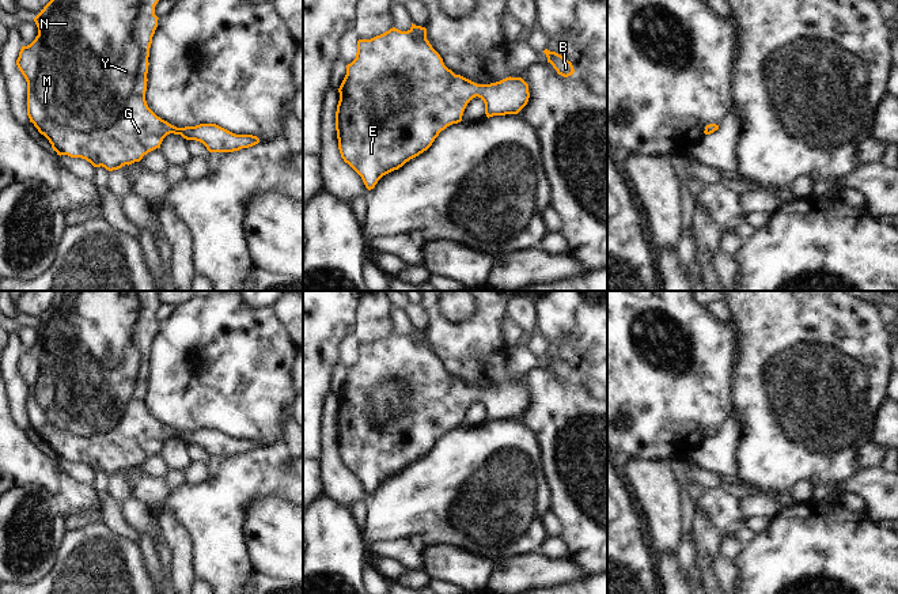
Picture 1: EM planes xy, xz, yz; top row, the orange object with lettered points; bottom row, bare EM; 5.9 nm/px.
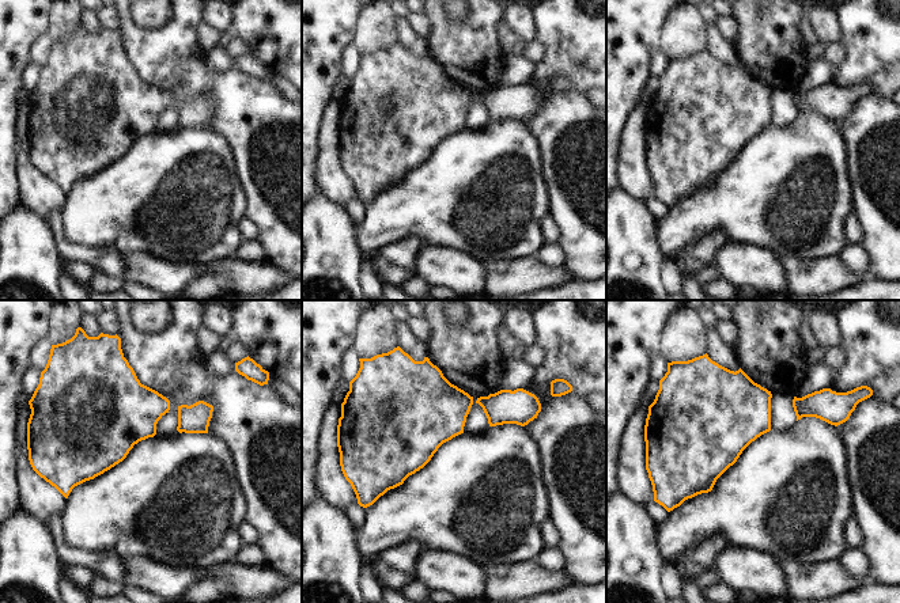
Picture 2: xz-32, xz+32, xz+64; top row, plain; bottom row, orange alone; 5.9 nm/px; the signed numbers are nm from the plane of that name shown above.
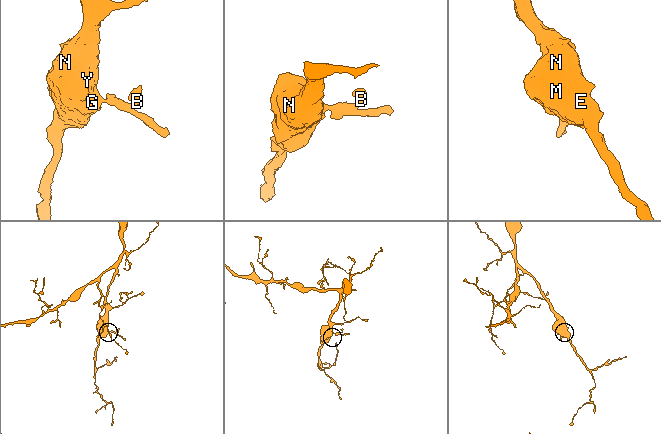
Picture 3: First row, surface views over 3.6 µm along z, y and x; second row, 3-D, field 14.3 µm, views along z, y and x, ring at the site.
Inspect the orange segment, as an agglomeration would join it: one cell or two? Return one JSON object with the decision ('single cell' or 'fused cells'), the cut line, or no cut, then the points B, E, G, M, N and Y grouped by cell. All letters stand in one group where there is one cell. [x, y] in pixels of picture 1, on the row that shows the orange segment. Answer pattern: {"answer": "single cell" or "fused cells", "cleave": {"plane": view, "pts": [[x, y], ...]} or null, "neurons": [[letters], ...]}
{"answer": "single cell", "cleave": null, "neurons": [["B", "E", "G", "M", "N", "Y"]]}

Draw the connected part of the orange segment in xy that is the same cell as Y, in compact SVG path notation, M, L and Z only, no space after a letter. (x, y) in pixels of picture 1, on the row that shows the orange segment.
M50 0L41 12L34 18L38 27L38 35L27 45L22 46L16 65L27 82L27 116L30 122L43 135L52 144L57 155L68 155L71 158L82 158L90 162L94 167L105 167L109 171L118 170L125 164L140 162L148 152L160 148L163 139L170 135L181 135L186 140L196 140L202 143L209 152L234 152L242 148L249 148L259 143L259 139L253 135L235 135L216 124L200 124L196 126L177 128L167 121L158 117L147 105L147 73L148 57L152 37L158 27L158 16L155 15L155 5L159 0Z

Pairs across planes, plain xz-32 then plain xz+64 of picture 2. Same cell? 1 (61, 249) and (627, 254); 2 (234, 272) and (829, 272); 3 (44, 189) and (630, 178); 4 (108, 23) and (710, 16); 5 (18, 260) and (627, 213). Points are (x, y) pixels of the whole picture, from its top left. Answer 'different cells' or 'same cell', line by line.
1: different cells
2: same cell
3: same cell
4: different cells
5: same cell

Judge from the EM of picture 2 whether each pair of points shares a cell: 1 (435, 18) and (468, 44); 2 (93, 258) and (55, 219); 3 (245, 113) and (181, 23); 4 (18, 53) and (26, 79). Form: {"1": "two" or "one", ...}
{"1": "one", "2": "one", "3": "one", "4": "two"}

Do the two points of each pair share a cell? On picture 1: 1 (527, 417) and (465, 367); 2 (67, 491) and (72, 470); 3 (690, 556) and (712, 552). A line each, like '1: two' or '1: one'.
1: one
2: two
3: two

